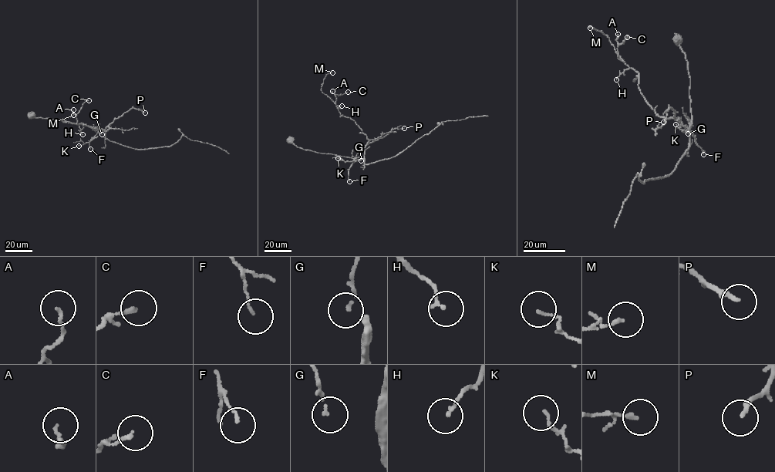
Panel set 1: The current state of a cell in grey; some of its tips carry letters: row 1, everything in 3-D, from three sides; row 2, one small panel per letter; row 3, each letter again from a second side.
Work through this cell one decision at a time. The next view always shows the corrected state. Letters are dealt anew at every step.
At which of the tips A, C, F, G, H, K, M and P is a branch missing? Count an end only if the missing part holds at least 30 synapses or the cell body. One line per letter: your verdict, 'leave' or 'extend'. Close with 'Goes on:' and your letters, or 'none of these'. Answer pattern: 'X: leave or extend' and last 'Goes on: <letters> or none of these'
A: leave
C: leave
F: leave
G: leave
H: leave
K: leave
M: leave
P: leave
Goes on: none of these

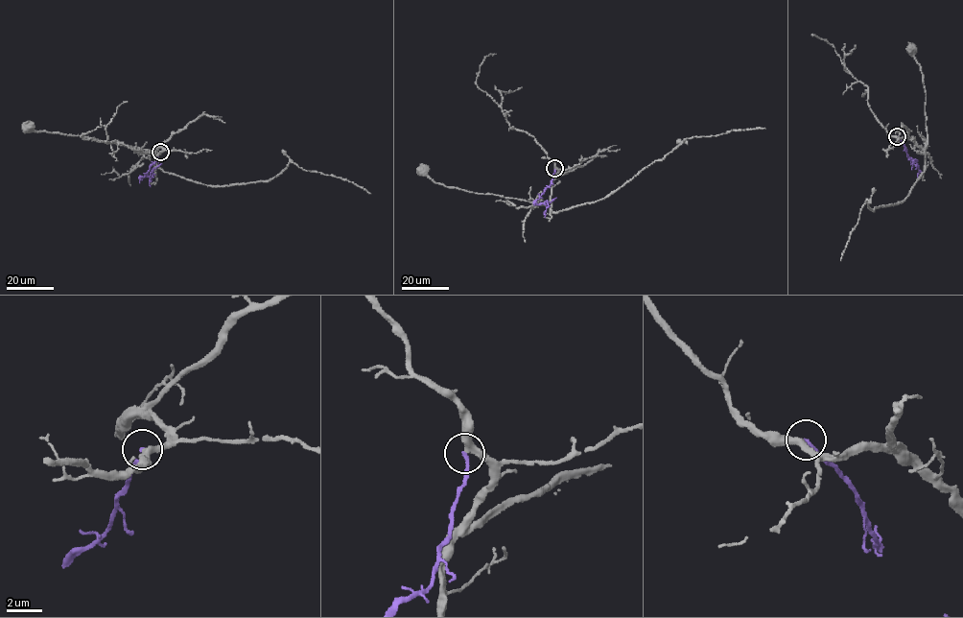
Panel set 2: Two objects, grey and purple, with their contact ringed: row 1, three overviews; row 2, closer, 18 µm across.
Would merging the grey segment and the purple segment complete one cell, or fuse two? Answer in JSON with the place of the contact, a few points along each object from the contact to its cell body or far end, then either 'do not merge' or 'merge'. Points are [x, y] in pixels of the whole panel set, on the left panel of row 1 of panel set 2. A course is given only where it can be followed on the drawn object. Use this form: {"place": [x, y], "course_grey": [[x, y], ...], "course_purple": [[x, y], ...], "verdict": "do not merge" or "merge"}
{"place": [160, 152], "course_grey": [[159, 152], [163, 151], [161, 147], [150, 152], [80, 135], [31, 130], [26, 126]], "course_purple": [[159, 152], [156, 161], [141, 178], [152, 172], [151, 186]], "verdict": "do not merge"}

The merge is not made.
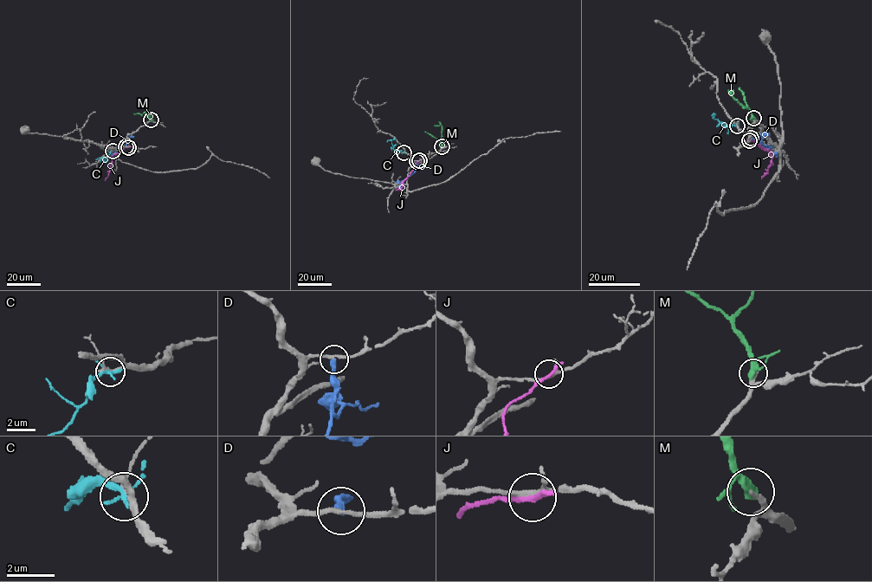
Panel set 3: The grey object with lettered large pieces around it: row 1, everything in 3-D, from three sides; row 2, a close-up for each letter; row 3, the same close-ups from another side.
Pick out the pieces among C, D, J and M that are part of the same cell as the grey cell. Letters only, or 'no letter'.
M

